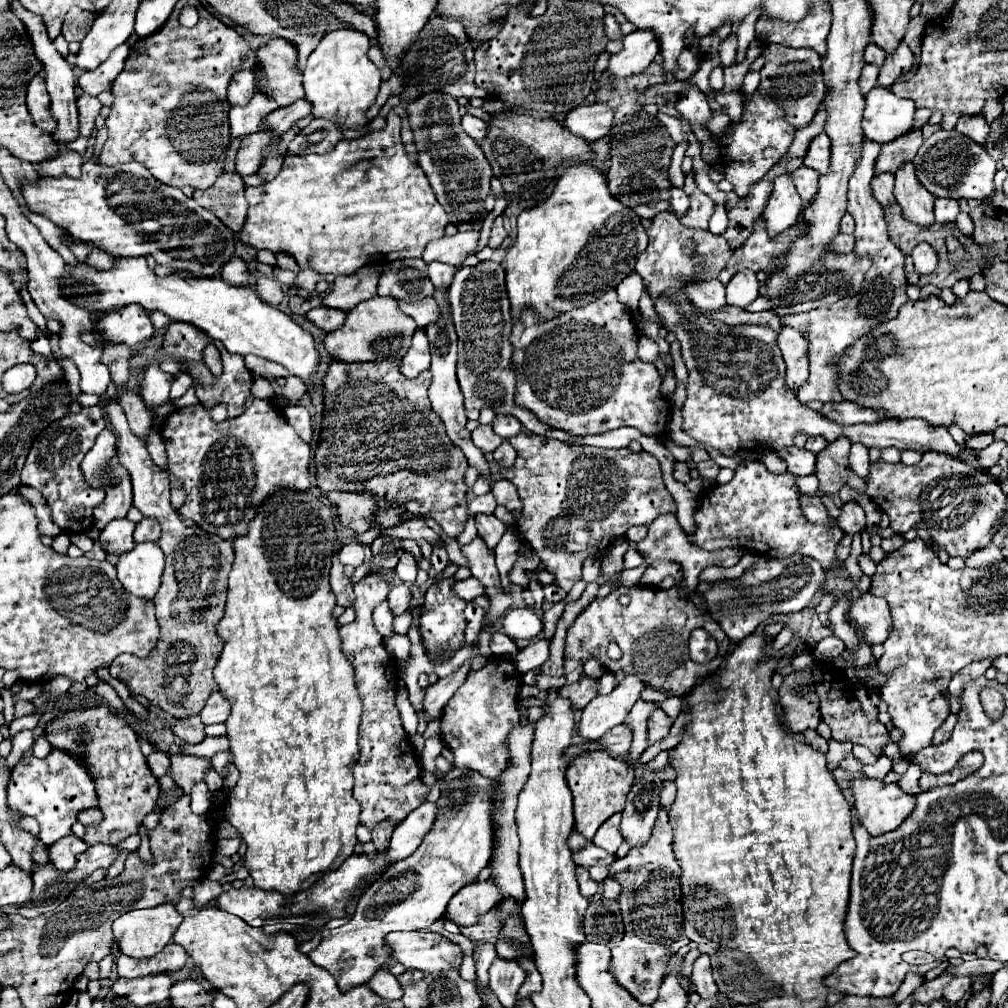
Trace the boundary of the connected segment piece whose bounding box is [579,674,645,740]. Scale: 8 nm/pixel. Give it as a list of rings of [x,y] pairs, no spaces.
[[[625,676],[611,694],[597,696],[591,700],[581,714],[579,720],[579,734],[585,740],[599,740],[605,736],[613,726],[621,724],[633,704],[639,700],[645,684],[635,676]]]

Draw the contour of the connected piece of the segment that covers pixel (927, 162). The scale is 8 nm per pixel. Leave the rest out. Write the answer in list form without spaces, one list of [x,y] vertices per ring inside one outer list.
[[[939,130],[929,136],[913,158],[915,172],[919,182],[937,198],[975,198],[975,200],[991,200],[995,198],[995,170],[997,162],[991,154],[977,142],[969,140],[965,134],[955,130]]]

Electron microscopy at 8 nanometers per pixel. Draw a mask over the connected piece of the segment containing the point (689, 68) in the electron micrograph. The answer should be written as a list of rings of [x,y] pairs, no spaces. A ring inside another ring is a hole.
[[[683,52],[681,54],[681,64],[679,64],[679,68],[677,68],[677,72],[675,72],[675,78],[677,80],[689,80],[697,70],[699,70],[699,58],[693,54],[693,52]]]

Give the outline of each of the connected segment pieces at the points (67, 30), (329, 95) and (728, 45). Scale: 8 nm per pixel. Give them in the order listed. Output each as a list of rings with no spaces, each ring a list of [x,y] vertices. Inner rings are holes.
[[[71,8],[67,12],[67,16],[65,16],[65,24],[63,24],[63,32],[61,34],[65,36],[67,42],[73,42],[73,40],[81,42],[85,38],[85,34],[89,32],[89,28],[91,28],[95,18],[97,16],[93,12],[85,12],[81,8]]]
[[[345,26],[321,38],[303,70],[305,98],[313,104],[315,118],[333,118],[341,128],[361,128],[367,124],[365,110],[375,102],[381,84],[381,72],[367,56],[369,48],[367,34]]]
[[[733,34],[723,42],[723,46],[721,46],[721,66],[731,66],[733,65]]]

